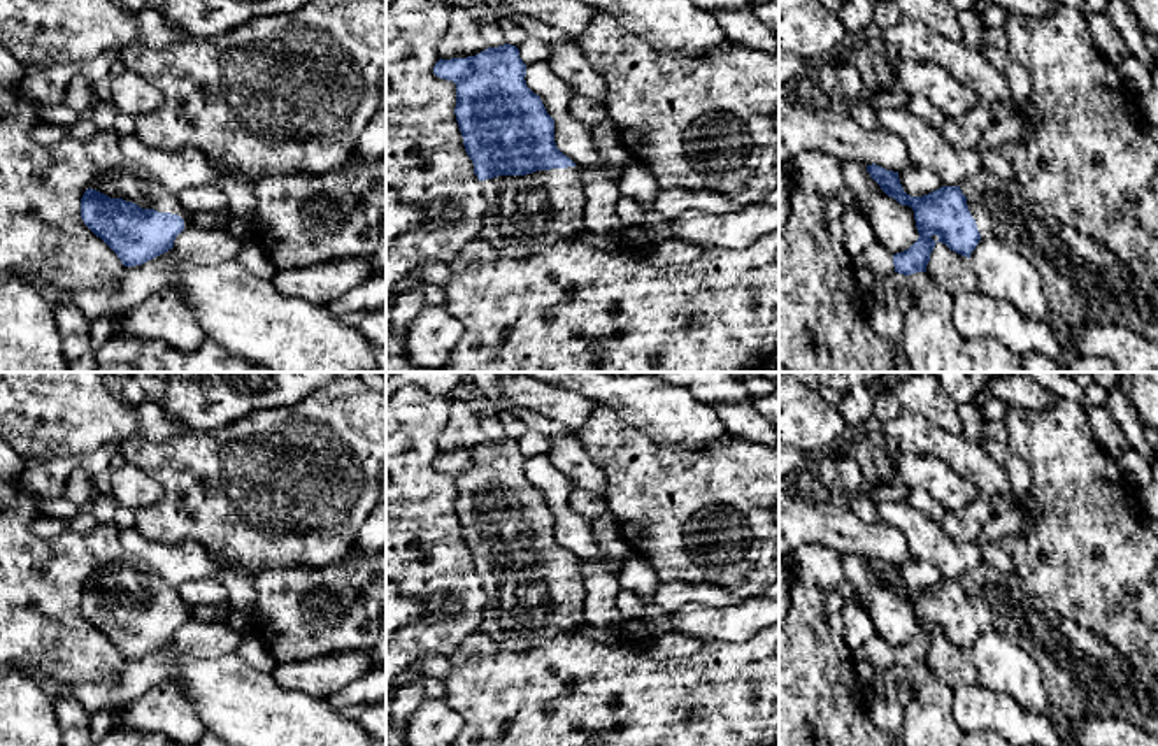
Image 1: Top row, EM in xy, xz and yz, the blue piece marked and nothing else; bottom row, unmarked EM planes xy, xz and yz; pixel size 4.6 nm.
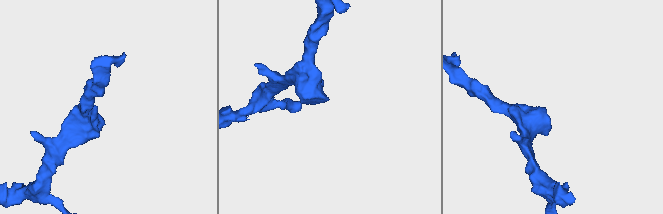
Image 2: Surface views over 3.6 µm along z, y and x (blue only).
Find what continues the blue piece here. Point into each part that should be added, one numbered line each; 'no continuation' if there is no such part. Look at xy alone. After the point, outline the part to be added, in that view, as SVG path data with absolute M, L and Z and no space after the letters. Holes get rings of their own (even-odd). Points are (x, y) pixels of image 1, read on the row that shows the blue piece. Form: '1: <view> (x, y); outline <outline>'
1: xy (121, 179); outline M116 158L112 165L100 167L89 188L111 198L133 202L142 209L177 214L184 219L184 228L188 228L188 212L177 195L167 191L151 172L130 161Z

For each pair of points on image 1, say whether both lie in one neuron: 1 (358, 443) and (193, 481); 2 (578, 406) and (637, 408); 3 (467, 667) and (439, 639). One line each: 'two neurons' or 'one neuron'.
1: one neuron
2: two neurons
3: two neurons

